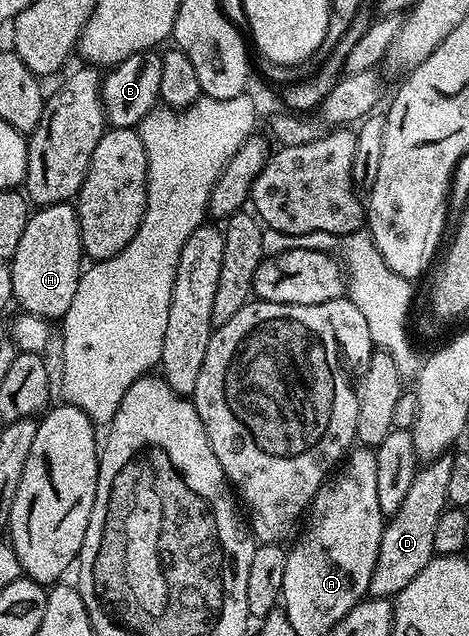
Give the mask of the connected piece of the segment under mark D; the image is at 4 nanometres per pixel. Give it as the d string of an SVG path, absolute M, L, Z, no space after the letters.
M446 454L418 467L407 496L394 516L388 517L379 542L379 558L371 574L368 595L373 598L392 598L427 566L435 553L435 525L449 504L447 486L450 485L453 456Z

